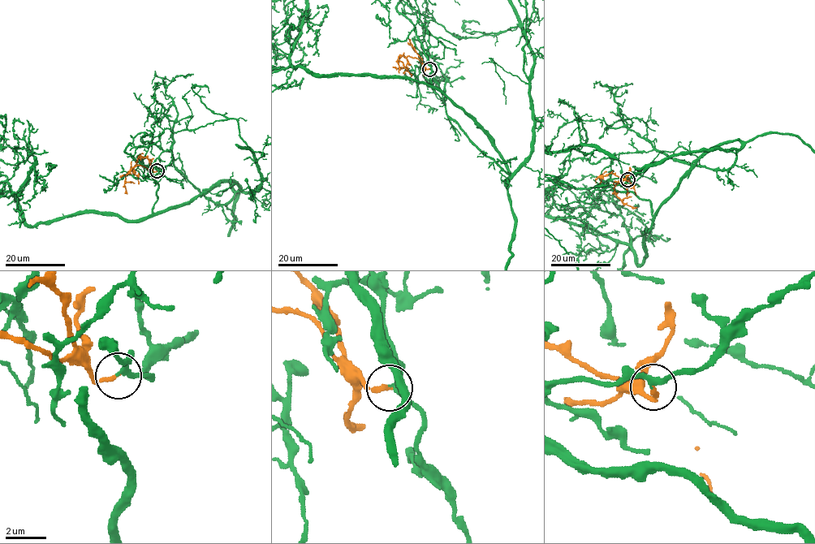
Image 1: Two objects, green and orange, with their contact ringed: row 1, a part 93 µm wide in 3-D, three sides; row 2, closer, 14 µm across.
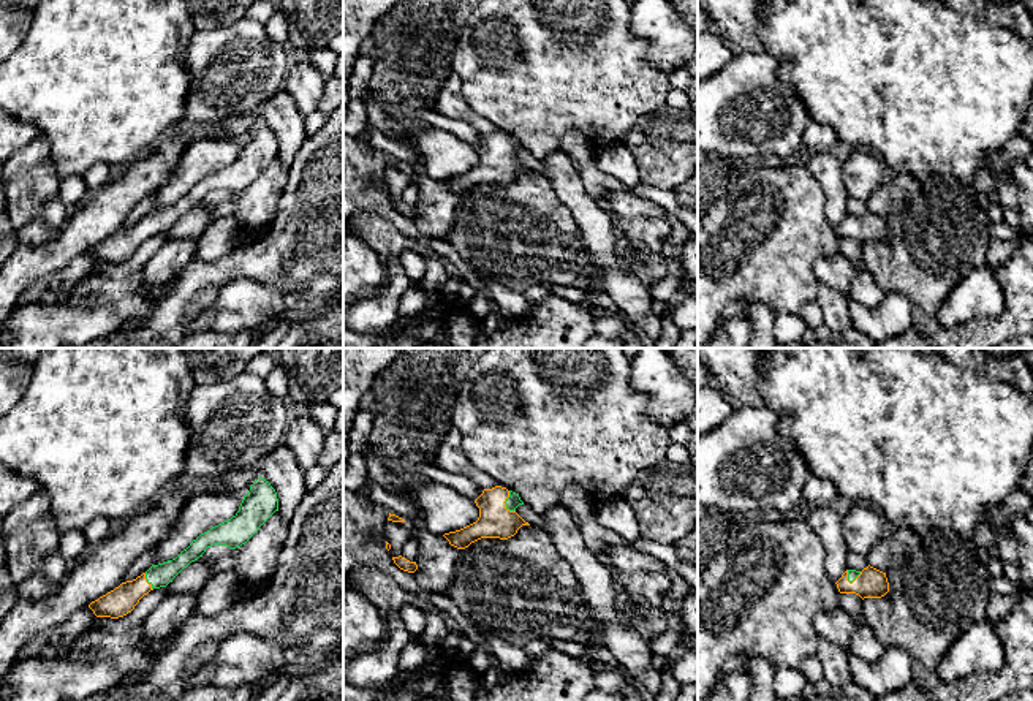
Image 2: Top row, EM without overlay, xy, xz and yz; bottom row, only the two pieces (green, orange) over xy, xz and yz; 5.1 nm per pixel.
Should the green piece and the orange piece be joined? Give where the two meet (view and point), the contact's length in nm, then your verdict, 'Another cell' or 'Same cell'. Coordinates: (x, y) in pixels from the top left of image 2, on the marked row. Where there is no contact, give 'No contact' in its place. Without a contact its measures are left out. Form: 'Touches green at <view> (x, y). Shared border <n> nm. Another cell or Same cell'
Touches green at xz (505, 502). Shared border 120 nm. Same cell

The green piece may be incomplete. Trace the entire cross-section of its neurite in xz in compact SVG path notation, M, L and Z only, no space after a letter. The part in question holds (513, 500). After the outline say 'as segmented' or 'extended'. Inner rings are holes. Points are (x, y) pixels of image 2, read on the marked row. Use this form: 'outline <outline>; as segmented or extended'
outline M495 486L484 489L475 503L479 508L478 521L443 535L449 544L457 549L465 549L481 538L508 540L514 536L522 525L530 525L516 513L516 508L524 505L519 494L506 487Z; extended

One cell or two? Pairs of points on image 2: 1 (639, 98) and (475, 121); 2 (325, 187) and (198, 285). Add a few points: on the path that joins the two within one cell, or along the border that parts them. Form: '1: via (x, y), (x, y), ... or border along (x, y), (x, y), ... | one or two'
1: border along (462, 90), (465, 103), (499, 130) | two
2: via (298, 220), (257, 261), (231, 266) | one

